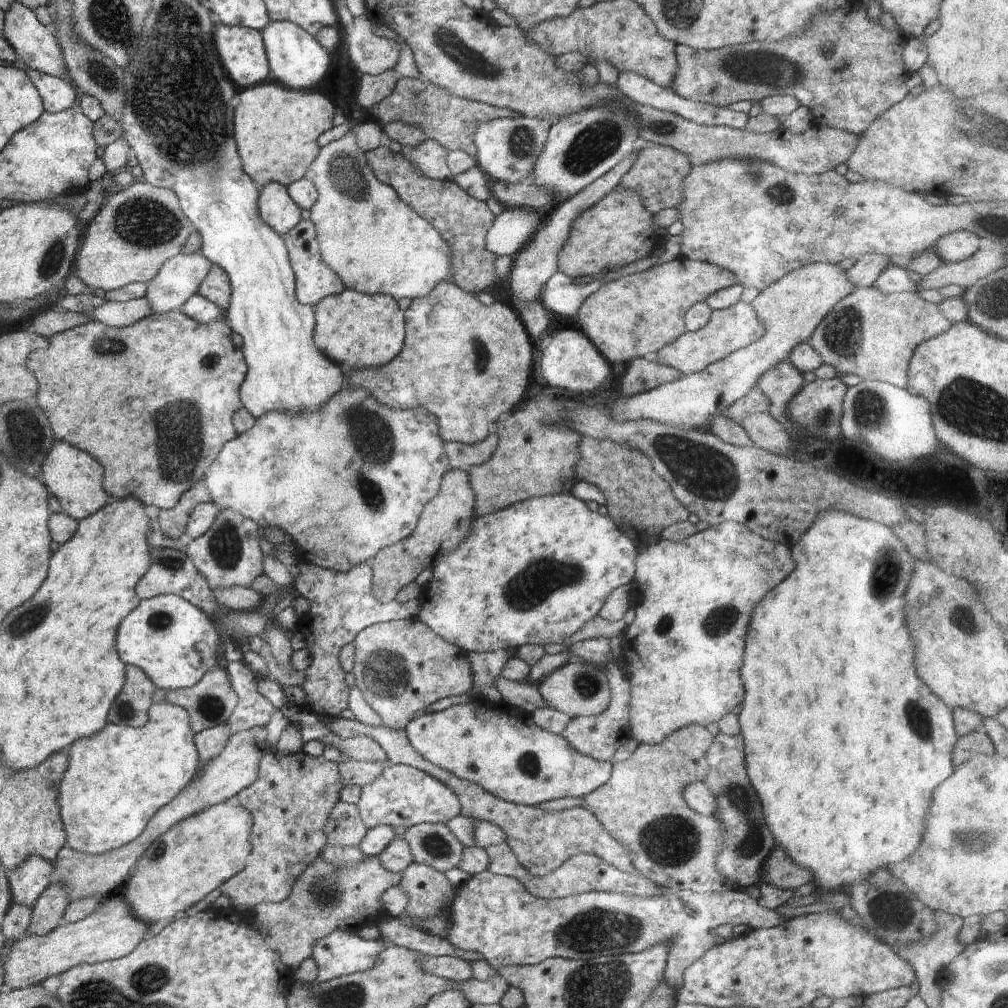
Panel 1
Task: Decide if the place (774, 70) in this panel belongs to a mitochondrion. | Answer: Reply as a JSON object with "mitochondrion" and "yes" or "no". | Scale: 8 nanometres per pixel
{"mitochondrion":"yes"}

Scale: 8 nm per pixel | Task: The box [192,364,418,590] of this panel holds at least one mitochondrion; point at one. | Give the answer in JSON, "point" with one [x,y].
{"point":[364,423]}

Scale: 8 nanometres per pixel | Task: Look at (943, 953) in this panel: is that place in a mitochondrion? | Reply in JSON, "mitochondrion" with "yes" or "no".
{"mitochondrion":"no"}

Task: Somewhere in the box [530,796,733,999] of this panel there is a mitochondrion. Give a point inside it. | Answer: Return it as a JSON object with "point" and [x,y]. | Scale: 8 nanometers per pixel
{"point":[593,931]}

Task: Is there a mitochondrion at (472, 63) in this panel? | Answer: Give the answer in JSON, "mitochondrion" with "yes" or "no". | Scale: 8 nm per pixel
{"mitochondrion":"yes"}

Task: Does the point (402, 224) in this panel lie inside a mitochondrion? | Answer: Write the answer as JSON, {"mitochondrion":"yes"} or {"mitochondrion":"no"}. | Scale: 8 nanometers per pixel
{"mitochondrion":"no"}

